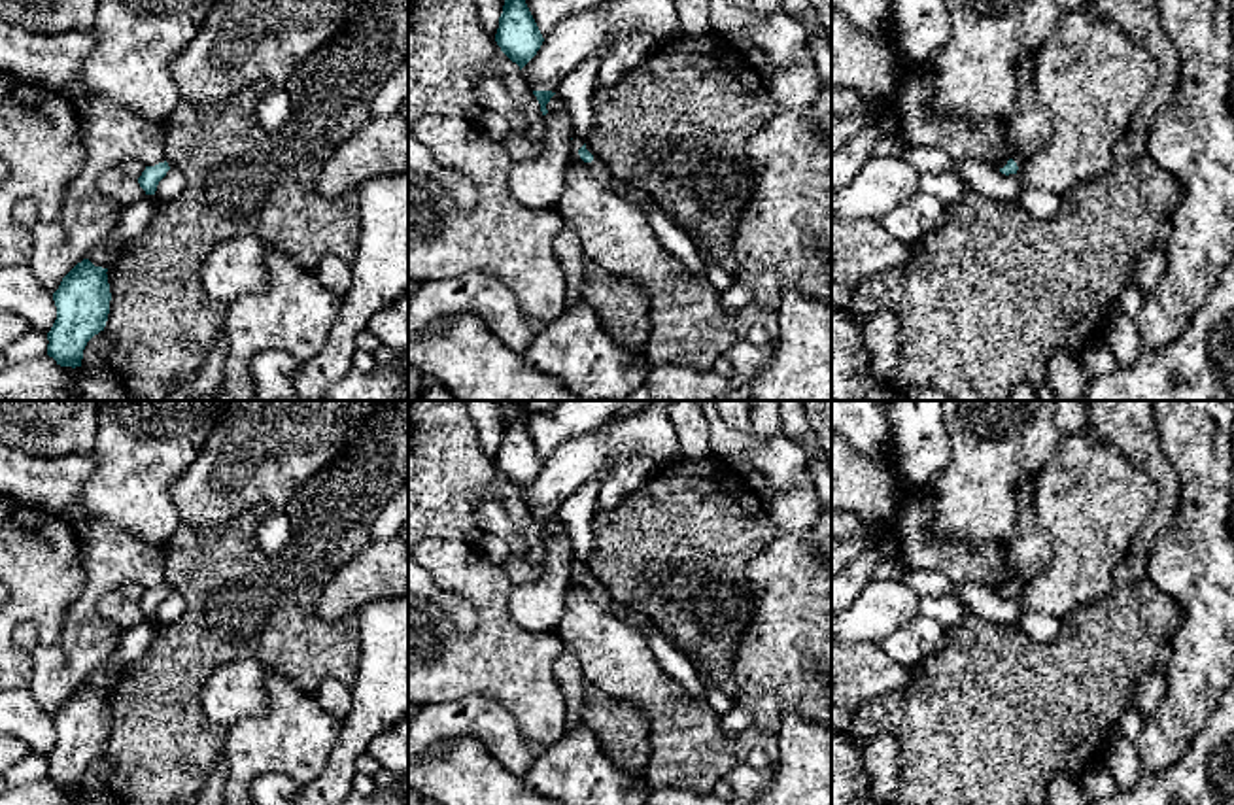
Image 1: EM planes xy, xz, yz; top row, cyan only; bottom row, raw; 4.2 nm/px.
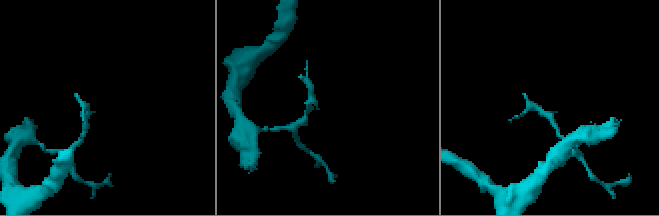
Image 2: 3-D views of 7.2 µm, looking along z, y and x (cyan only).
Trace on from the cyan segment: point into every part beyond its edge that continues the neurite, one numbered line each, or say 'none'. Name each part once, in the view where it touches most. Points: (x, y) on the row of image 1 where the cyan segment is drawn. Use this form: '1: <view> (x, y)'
1: xz (609, 180)

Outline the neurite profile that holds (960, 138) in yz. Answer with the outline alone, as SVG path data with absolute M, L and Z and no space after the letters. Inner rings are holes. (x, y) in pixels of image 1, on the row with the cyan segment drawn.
M911 74L898 85L896 102L909 146L945 151L954 161L977 159L1000 168L1009 161L1007 121L945 117L934 108L926 76Z

